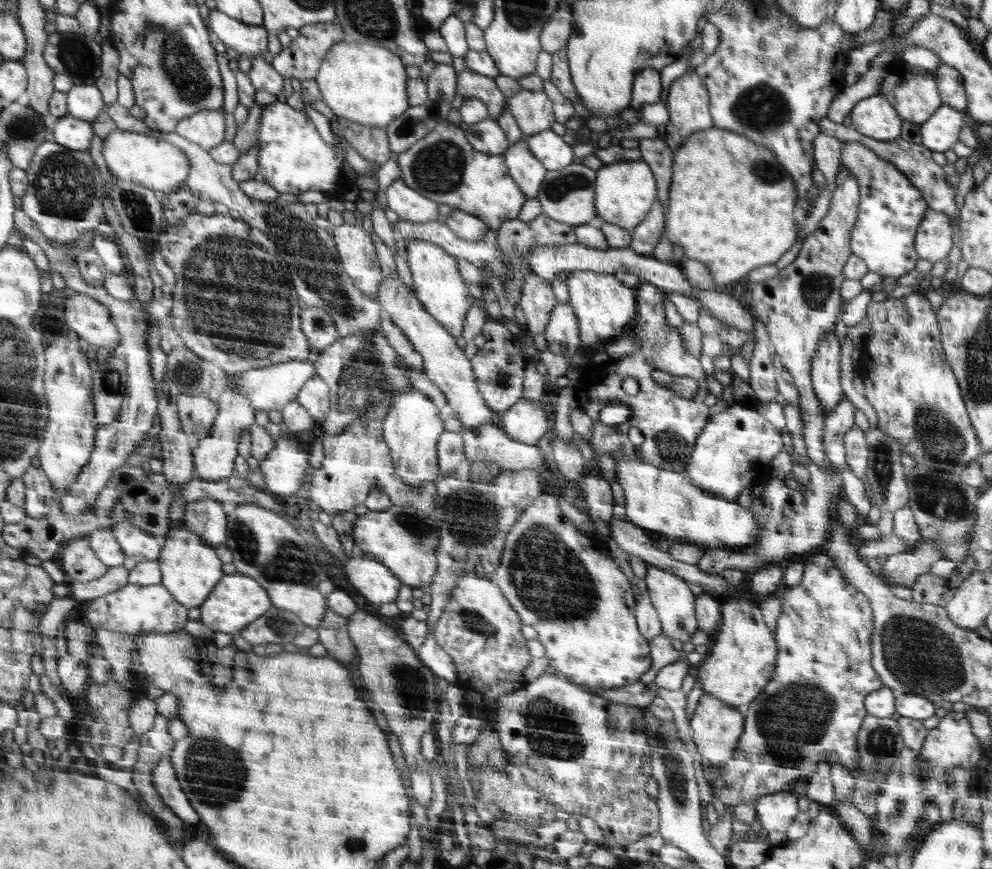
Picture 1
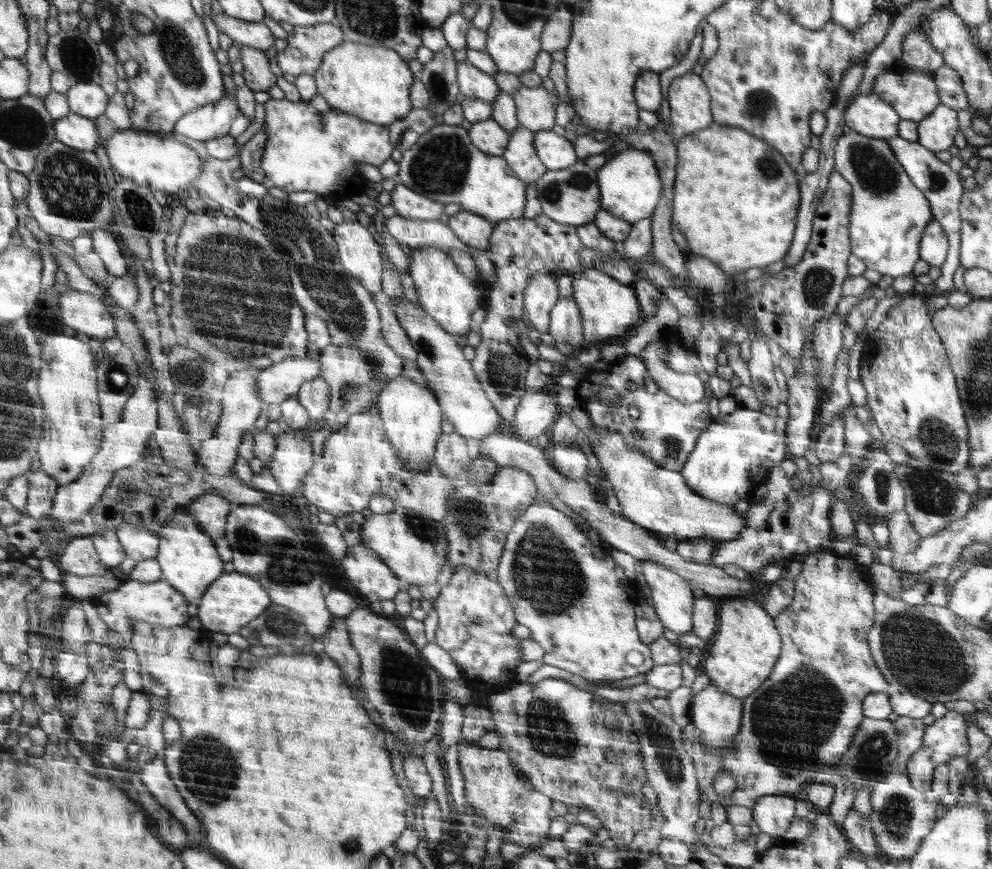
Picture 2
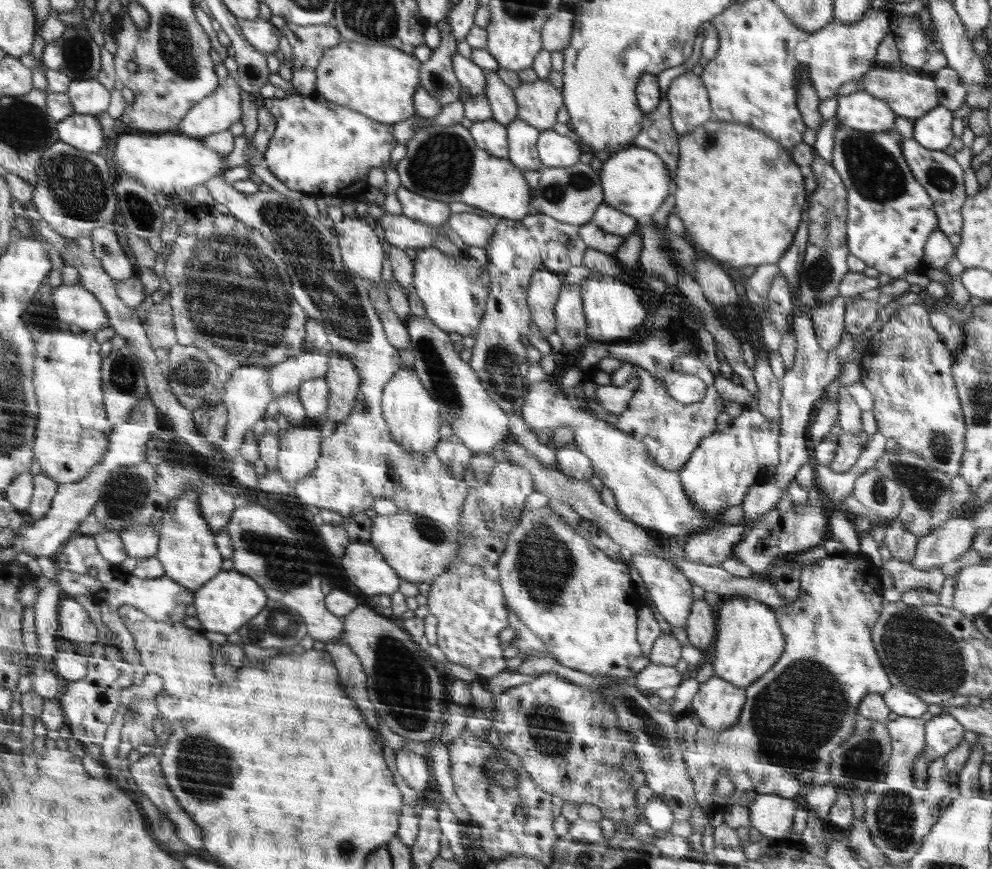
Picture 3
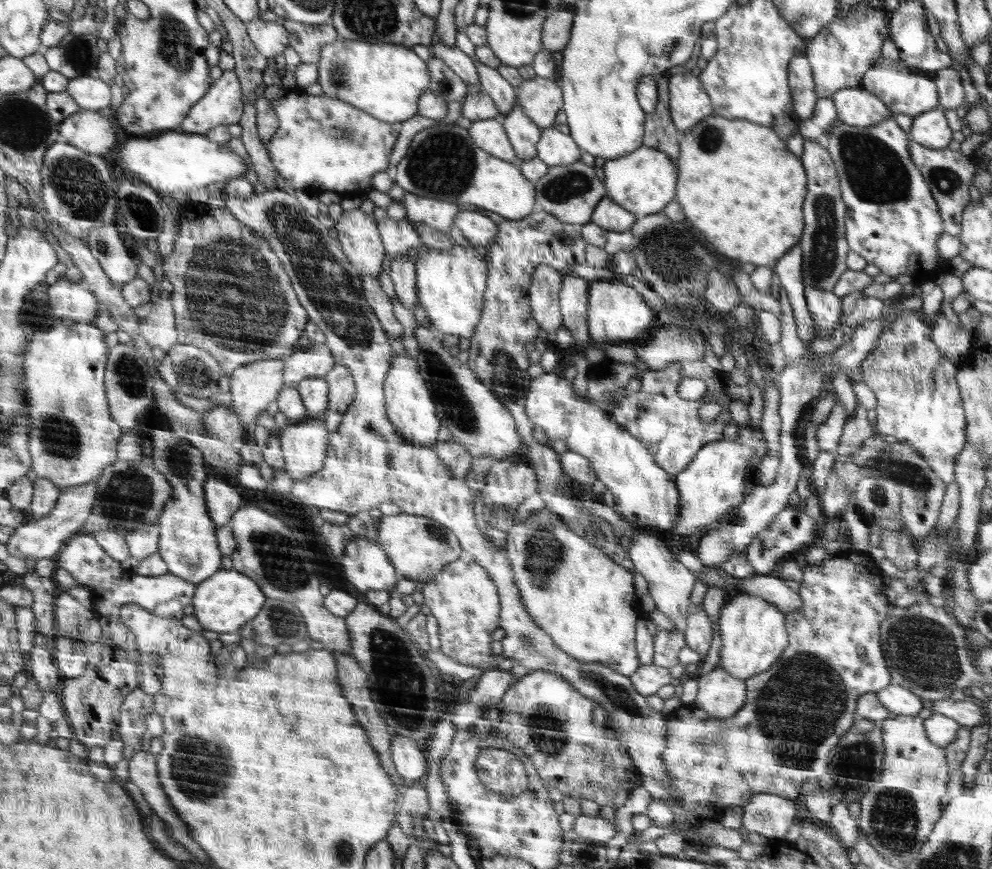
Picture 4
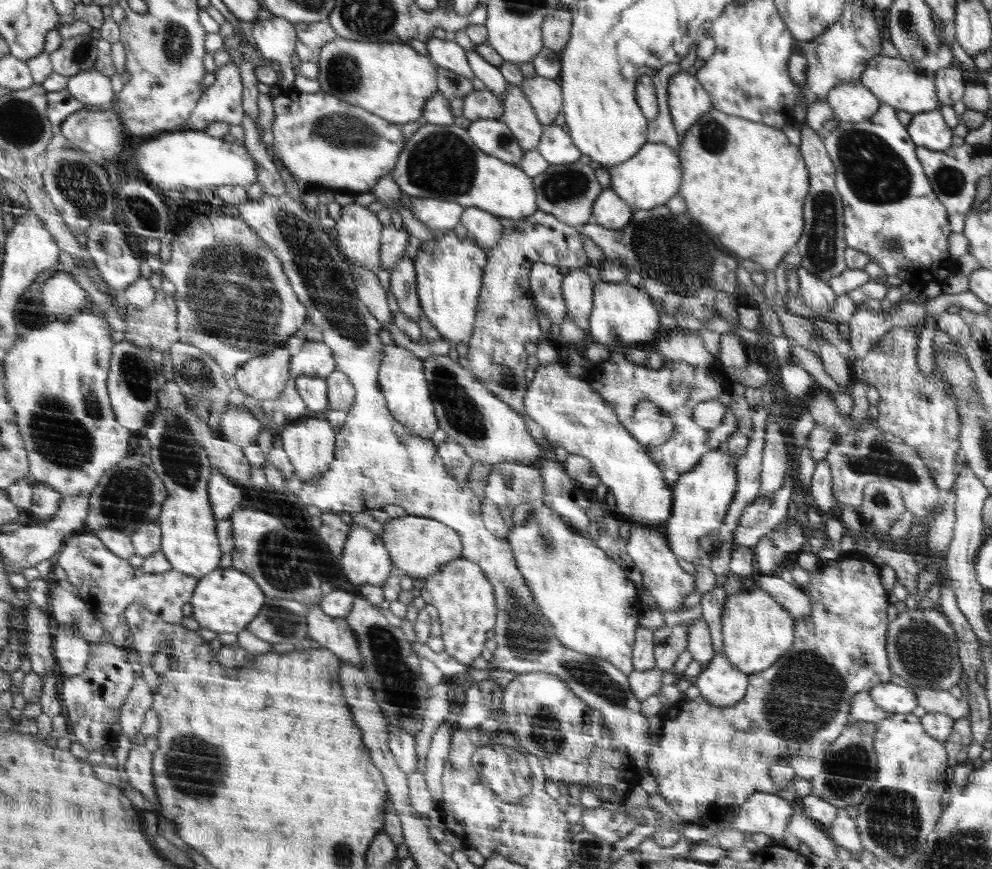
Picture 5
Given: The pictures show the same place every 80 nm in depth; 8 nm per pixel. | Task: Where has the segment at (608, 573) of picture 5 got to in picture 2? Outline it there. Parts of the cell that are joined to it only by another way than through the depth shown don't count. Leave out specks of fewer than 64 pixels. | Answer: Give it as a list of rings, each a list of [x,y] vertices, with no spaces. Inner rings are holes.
[[[538,500],[512,526],[507,535],[506,550],[492,576],[511,600],[516,620],[531,630],[531,638],[544,649],[544,665],[578,674],[589,682],[612,682],[646,674],[655,664],[650,646],[639,639],[637,626],[634,626],[634,622],[638,622],[634,618],[637,606],[630,598],[634,583],[624,576],[622,568],[606,554],[606,550],[602,552],[598,545],[592,546],[592,543],[568,516],[552,508],[549,500]]]

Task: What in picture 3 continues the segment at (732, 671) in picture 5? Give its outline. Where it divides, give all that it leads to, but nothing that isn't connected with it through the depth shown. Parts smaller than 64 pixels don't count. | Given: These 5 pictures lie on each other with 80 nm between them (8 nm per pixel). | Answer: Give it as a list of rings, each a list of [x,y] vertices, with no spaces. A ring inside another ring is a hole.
[[[713,675],[699,685],[691,704],[691,712],[699,716],[705,727],[726,731],[727,728],[734,727],[742,716],[744,691]]]

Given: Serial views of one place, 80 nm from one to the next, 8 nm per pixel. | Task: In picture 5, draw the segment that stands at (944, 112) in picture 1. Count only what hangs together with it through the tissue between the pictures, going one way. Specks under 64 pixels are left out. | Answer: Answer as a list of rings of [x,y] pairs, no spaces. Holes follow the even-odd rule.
[[[939,109],[912,115],[906,130],[916,146],[934,151],[952,146],[952,129]]]

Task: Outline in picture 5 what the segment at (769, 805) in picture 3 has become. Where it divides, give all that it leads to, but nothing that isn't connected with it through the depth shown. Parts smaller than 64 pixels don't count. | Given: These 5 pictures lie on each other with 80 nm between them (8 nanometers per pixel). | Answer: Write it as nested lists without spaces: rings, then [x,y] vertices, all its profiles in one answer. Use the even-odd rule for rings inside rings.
[[[755,792],[739,807],[739,814],[731,824],[732,829],[743,833],[762,832],[772,839],[783,840],[786,825],[794,814],[788,799],[767,792]]]

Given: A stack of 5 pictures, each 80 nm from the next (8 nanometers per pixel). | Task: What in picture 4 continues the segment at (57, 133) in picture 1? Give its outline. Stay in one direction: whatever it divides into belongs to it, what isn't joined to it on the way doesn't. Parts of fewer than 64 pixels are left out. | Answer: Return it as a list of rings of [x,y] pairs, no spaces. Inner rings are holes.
[[[80,109],[59,123],[59,134],[84,152],[106,156],[116,146],[112,122],[95,110]]]

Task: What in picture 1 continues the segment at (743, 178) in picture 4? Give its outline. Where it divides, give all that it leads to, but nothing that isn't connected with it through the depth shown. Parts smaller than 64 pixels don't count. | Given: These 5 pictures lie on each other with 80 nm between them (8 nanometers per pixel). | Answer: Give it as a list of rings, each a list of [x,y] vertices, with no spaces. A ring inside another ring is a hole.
[[[707,128],[695,132],[675,152],[669,205],[665,213],[665,235],[673,246],[680,244],[688,258],[704,262],[718,286],[736,282],[758,266],[774,264],[784,252],[788,252],[796,242],[794,210],[797,210],[796,187],[791,174],[772,152],[748,140],[747,136],[721,128]]]

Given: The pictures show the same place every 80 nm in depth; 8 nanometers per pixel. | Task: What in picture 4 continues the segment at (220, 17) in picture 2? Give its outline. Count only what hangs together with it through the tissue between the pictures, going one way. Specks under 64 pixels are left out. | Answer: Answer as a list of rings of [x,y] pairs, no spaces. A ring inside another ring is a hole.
[[[278,17],[276,21],[264,21],[256,18],[245,22],[247,34],[252,45],[258,49],[260,54],[267,57],[281,55],[288,48],[288,36],[290,33],[284,28],[285,19]]]

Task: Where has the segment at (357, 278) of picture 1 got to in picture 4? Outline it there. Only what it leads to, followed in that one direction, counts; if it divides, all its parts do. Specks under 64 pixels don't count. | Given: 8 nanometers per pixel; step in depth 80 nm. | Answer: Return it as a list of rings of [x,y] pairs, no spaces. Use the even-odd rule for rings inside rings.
[[[359,208],[344,212],[333,230],[352,266],[375,277],[384,262],[383,239],[378,229],[374,220]]]

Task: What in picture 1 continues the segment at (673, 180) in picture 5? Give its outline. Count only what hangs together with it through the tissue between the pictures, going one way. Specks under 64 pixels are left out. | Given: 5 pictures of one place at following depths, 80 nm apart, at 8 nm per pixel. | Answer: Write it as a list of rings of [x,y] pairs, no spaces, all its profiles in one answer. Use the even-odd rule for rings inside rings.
[[[644,159],[604,164],[597,171],[594,188],[596,222],[606,221],[628,229],[631,233],[650,214],[658,198],[658,182],[655,181],[651,167]]]

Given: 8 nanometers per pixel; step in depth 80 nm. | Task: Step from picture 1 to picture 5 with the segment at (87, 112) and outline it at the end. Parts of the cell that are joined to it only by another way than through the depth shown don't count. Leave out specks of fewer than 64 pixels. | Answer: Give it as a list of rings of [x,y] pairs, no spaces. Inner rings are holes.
[[[95,67],[69,77],[66,89],[73,97],[76,97],[76,100],[83,102],[87,108],[97,108],[102,104],[116,101],[111,77],[104,76]]]

